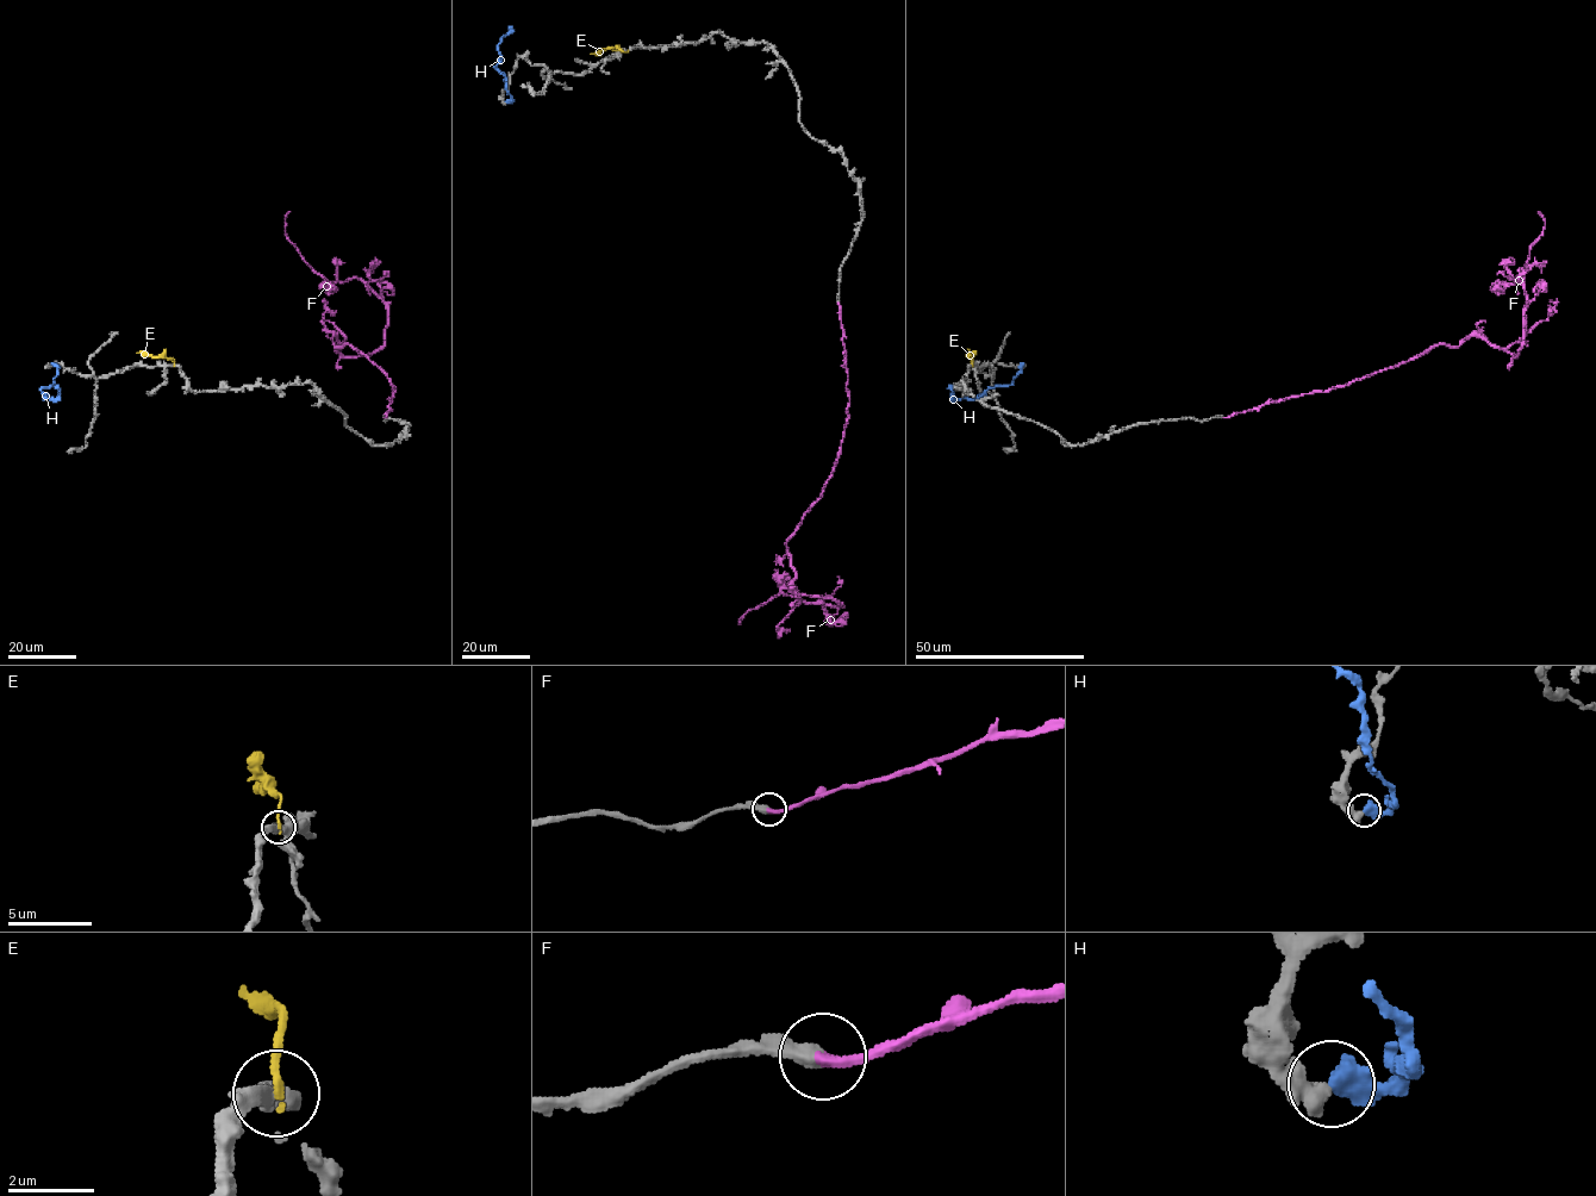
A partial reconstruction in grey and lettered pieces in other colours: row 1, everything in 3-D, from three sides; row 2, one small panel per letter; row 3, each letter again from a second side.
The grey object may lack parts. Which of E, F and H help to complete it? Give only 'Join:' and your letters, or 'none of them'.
Join: F

